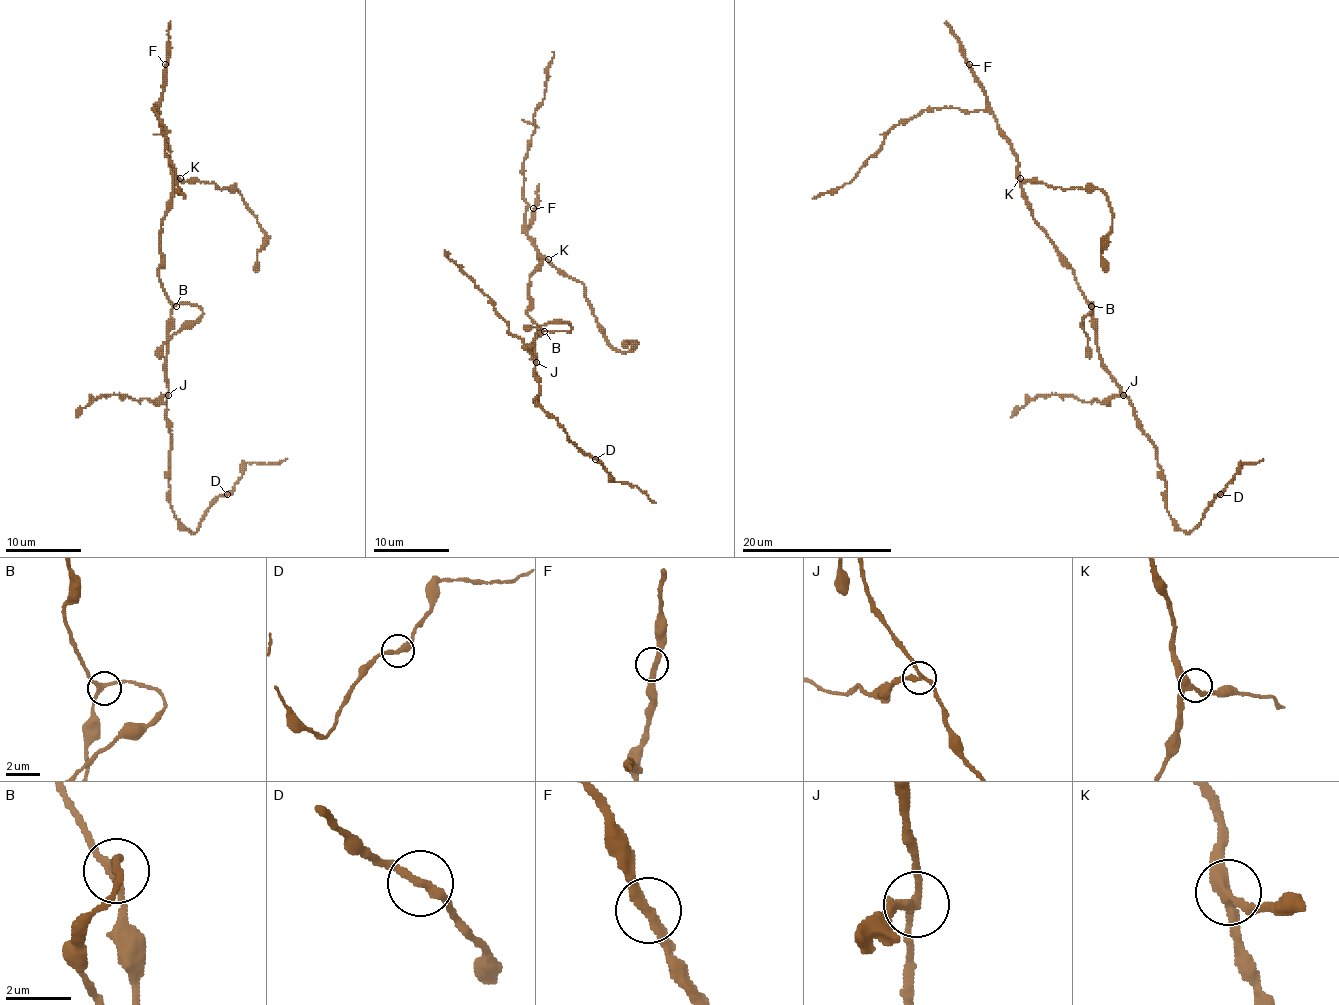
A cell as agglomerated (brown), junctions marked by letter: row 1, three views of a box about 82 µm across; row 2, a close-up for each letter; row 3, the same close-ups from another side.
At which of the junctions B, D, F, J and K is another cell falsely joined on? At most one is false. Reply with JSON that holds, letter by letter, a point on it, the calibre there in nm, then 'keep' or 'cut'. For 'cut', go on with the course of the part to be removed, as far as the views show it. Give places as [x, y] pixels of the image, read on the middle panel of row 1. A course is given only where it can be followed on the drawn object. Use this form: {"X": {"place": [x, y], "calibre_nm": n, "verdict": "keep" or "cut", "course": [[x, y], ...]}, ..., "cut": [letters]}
{"B": {"place": [544, 331], "calibre_nm": 190, "verdict": "keep"}, "D": {"place": [595, 459], "calibre_nm": 280, "verdict": "keep"}, "F": {"place": [533, 208], "calibre_nm": 280, "verdict": "keep"}, "J": {"place": [536, 362], "calibre_nm": 240, "verdict": "cut", "course": [[537, 363], [531, 350], [509, 331], [509, 323], [493, 302], [444, 250]]}, "K": {"place": [548, 259], "calibre_nm": 280, "verdict": "keep"}, "cut": ["J"]}

